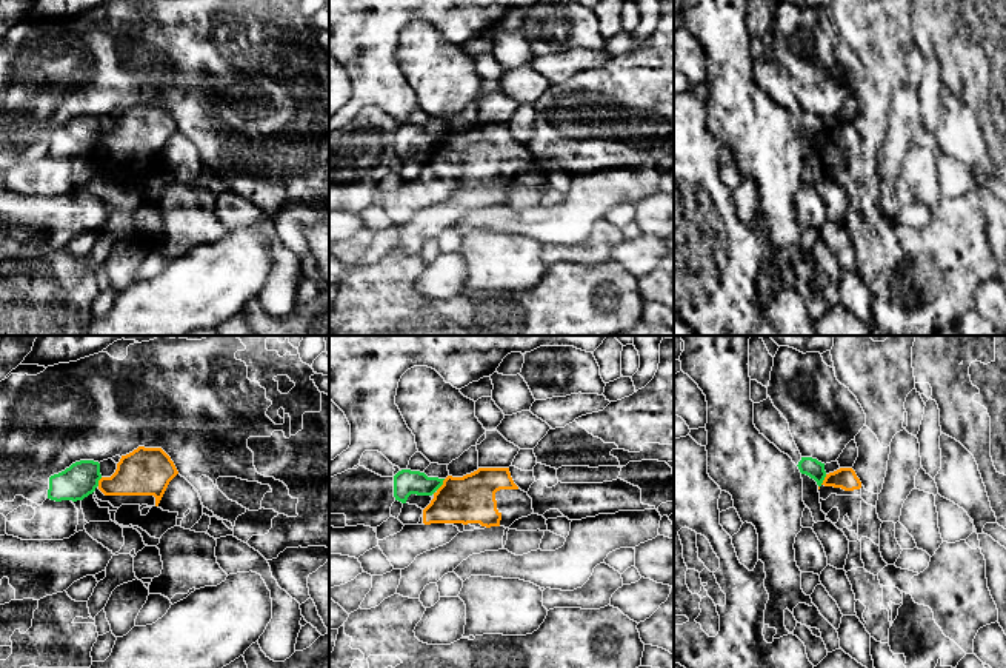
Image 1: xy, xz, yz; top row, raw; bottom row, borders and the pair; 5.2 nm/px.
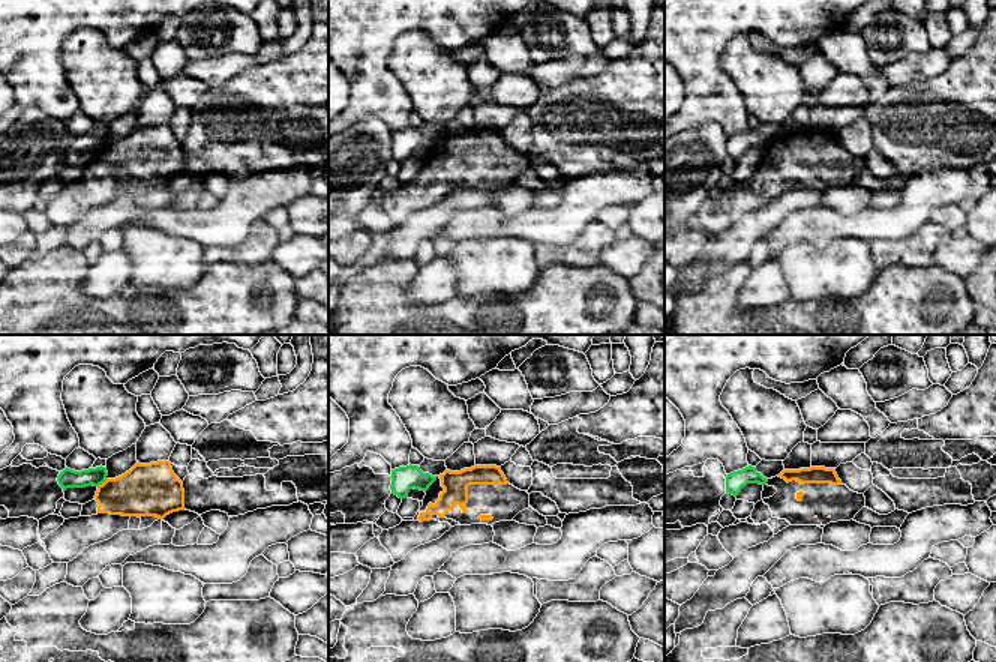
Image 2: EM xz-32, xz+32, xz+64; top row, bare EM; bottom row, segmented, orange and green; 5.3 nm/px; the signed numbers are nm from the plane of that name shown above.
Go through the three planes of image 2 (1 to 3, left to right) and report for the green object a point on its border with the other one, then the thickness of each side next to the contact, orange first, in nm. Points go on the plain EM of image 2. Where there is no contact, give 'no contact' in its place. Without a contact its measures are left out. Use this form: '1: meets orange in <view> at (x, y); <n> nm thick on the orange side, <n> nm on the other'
1: meets orange in xz-32 at (104, 146); 280 nm thick on the orange side, 100 nm on the other
2: no contact
3: no contact

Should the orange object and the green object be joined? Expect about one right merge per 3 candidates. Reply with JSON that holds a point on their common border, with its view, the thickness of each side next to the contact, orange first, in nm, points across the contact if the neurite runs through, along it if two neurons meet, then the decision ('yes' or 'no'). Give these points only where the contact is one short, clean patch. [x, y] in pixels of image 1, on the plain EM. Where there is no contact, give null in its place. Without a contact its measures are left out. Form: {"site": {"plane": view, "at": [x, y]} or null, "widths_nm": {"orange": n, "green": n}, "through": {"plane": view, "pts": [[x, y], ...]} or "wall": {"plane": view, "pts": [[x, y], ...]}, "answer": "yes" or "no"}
{"site": {"plane": "xz", "at": [440, 142]}, "widths_nm": {"orange": 260, "green": 140}, "wall": {"plane": "xz", "pts": [[445, 134], [433, 148]]}, "answer": "no"}

